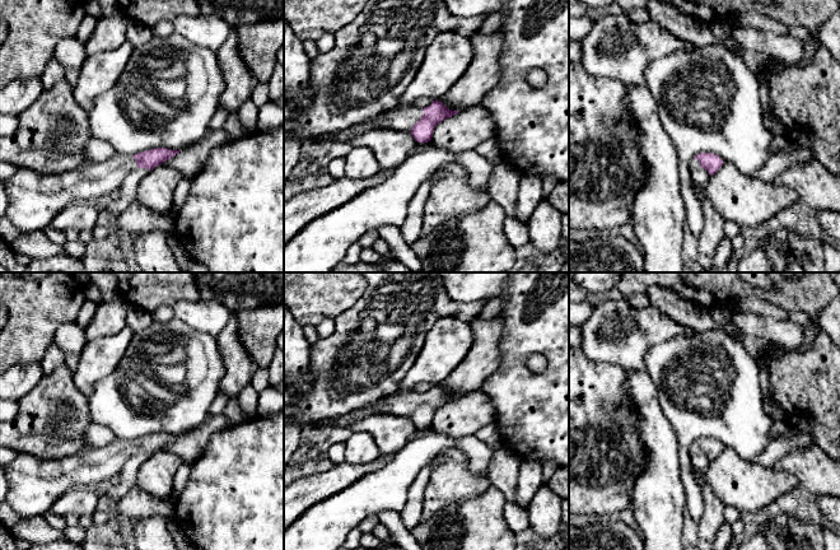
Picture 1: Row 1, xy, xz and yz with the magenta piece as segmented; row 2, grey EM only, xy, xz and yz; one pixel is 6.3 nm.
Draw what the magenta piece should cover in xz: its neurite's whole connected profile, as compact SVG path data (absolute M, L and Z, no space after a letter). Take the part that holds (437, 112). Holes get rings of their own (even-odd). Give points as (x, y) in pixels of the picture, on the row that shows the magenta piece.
M438 99L430 106L417 108L414 104L396 107L368 121L375 121L378 129L393 129L409 131L417 143L428 143L433 138L434 127L457 115L459 111L451 111Z

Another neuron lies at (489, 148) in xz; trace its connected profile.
M495 136L481 141L473 150L489 160L496 159L500 154L499 144Z

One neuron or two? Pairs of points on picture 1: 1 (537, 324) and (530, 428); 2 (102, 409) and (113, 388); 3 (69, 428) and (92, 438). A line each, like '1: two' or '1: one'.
1: one
2: one
3: two

